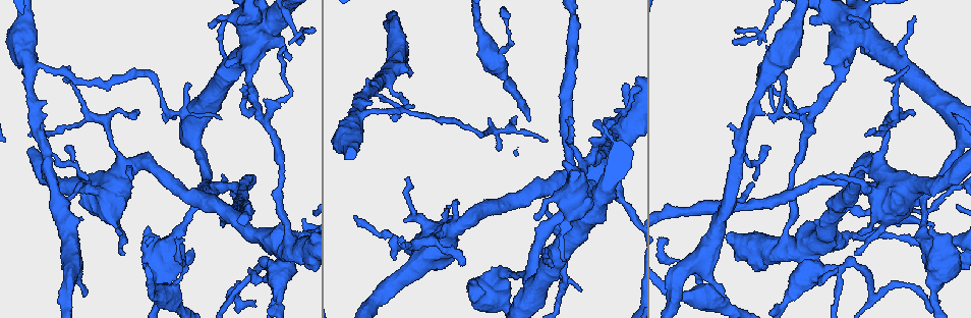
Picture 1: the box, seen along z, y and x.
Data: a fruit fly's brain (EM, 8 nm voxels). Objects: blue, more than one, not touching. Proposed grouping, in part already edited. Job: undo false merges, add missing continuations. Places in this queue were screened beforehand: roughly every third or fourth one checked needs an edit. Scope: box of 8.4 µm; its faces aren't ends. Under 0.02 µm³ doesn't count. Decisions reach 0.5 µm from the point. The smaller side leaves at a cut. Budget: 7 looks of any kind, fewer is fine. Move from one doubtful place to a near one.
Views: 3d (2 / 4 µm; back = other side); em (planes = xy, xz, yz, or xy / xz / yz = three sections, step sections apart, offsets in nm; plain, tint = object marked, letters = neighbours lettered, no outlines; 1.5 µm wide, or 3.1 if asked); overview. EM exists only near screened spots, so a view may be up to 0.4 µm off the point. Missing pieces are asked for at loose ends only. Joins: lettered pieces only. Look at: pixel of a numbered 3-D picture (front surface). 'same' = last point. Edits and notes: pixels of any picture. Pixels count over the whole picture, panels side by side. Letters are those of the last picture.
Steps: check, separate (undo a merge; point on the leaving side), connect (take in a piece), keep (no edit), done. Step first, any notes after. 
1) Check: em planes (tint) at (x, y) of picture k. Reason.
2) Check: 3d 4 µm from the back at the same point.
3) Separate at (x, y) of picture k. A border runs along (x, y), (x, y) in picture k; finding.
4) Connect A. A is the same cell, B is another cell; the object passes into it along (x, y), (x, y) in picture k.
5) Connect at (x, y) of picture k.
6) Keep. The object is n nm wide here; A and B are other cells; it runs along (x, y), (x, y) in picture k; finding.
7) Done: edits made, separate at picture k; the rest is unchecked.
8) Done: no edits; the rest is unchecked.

Check: em planes (letters) at (870, 289) of picture 1. A fork.

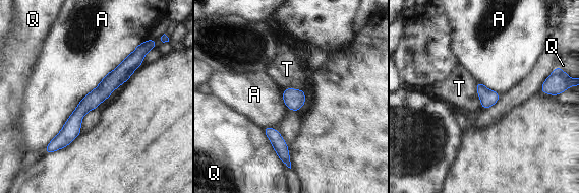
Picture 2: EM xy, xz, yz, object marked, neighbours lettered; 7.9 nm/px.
Keep. The object is 130 nm wide here; A, Q and T are other cells; it runs along (136, 52), (57, 143) in picture 2; one neuron here.

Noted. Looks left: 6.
Check: 3d 2 µm at (810, 20) of picture 1.

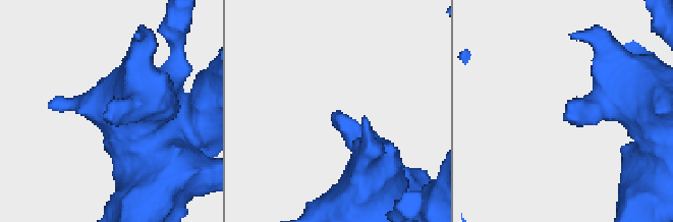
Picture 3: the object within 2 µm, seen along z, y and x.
Check: em xz step 8 (tint) at (103, 117) of picture 3.

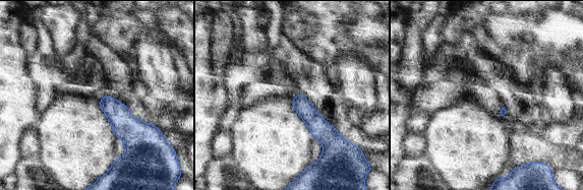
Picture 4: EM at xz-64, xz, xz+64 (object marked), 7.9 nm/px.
Check: em planes (letters) at the same point.

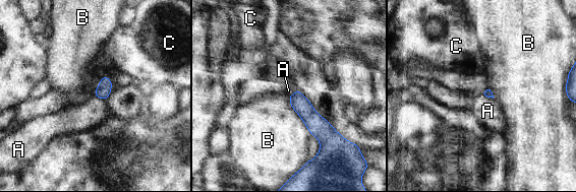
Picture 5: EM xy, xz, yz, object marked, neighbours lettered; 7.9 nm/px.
Keep. A, B and C are other cells; a border runs along (288, 97), (291, 108), (310, 134) in picture 5; no lettered piece goes on from it.

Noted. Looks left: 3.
Check: em planes (letters) at (807, 123) of picture 1.

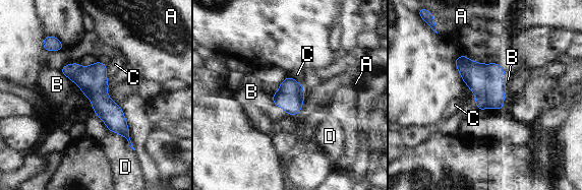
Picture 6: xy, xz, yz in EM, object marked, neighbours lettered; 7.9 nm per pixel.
Keep. A, B, C and D are other cells; it runs along (65, 68), (98, 96), (126, 135) in picture 6; all the same neuron.

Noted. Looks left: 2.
Done: no edits; the rest is unchecked.

